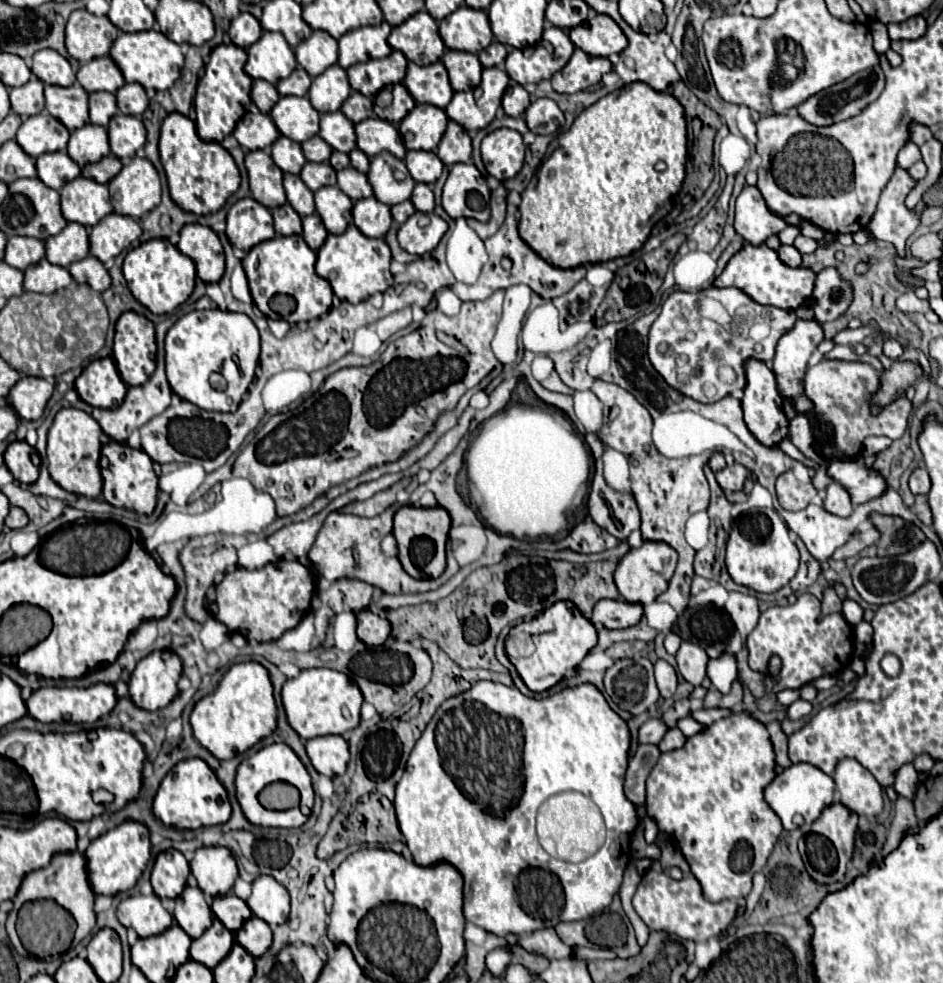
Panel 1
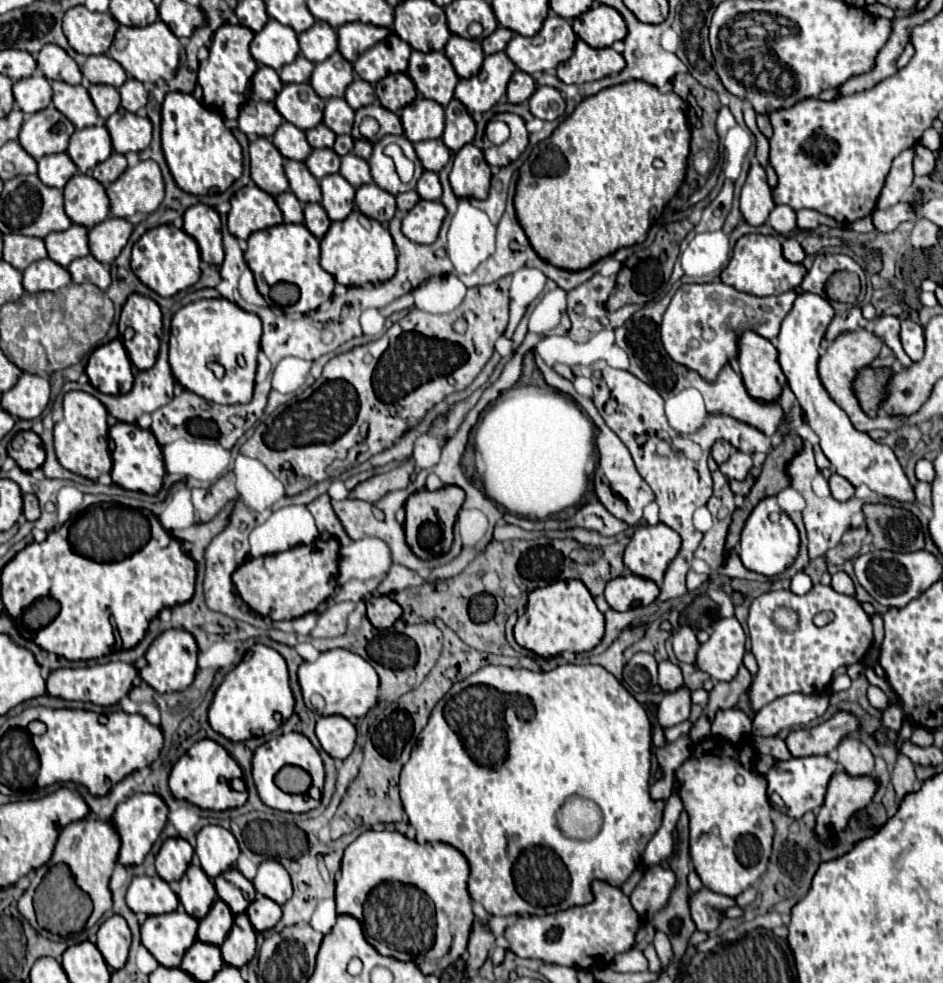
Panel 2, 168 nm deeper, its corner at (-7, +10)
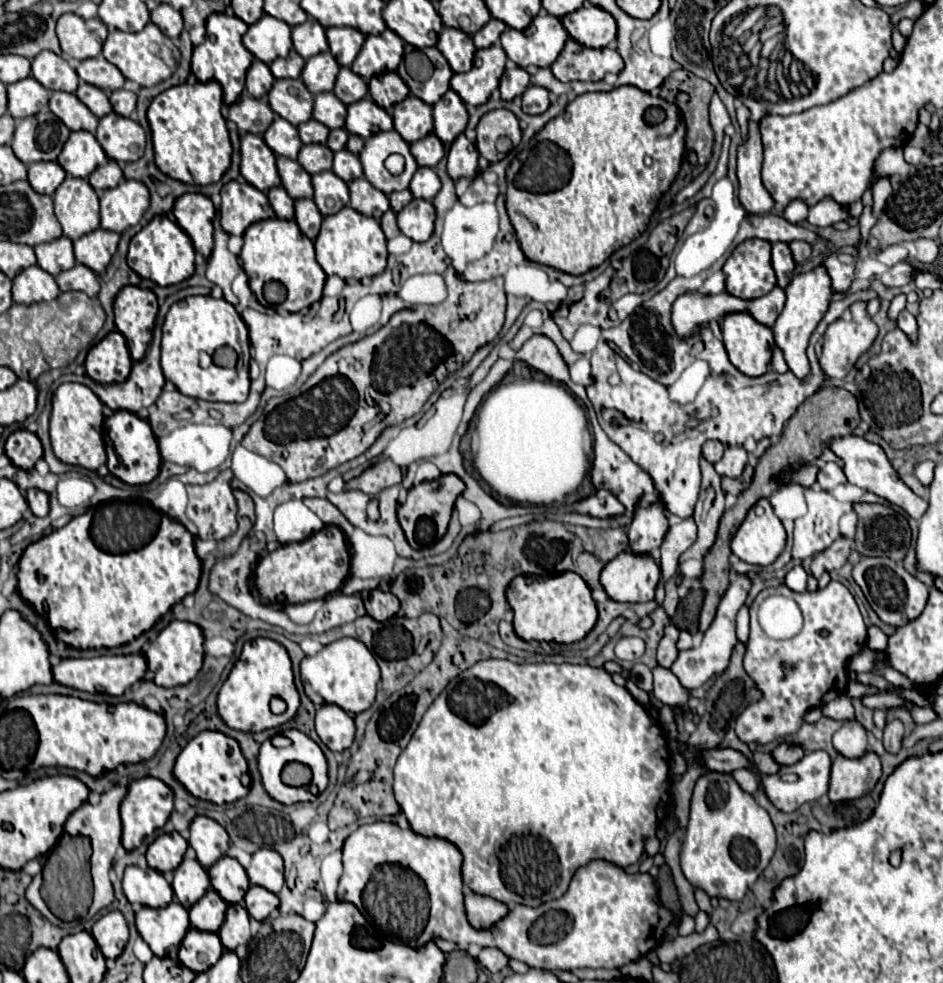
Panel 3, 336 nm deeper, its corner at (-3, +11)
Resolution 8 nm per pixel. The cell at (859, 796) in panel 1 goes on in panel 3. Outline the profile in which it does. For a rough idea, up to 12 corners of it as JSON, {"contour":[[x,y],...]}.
{"contour":[[847,720],[833,736],[833,746],[847,758],[867,752],[861,722]]}

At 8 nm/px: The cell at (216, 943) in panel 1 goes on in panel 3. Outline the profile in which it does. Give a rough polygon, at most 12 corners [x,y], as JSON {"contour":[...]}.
{"contour":[[213,888],[189,908],[197,930],[217,932],[227,902]]}

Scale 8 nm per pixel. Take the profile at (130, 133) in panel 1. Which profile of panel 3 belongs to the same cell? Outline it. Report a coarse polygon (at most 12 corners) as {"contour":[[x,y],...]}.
{"contour":[[115,112],[99,120],[95,138],[107,158],[135,162],[143,128]]}

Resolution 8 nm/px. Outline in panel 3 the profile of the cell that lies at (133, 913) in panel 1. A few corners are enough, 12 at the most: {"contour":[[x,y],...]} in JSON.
{"contour":[[127,866],[123,890],[131,904],[161,908],[171,884],[153,868]]}

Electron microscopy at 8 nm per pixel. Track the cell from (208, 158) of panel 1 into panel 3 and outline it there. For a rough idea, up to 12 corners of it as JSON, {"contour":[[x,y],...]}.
{"contour":[[215,80],[147,108],[157,168],[219,182],[231,142]]}

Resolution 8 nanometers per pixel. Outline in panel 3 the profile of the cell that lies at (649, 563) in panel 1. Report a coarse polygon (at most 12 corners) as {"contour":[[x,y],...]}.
{"contour":[[665,502],[637,504],[629,548],[649,554],[667,534]]}

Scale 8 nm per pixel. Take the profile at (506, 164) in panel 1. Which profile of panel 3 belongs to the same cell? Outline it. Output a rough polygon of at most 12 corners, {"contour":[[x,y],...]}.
{"contour":[[491,110],[477,124],[477,150],[499,162],[521,140],[513,112]]}

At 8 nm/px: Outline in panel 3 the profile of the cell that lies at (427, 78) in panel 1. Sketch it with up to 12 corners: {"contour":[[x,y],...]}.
{"contour":[[423,48],[435,72],[427,82],[401,76],[411,94],[433,106],[453,70],[437,48]]}

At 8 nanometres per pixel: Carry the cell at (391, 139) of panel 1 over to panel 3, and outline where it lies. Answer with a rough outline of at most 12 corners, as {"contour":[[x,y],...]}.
{"contour":[[371,98],[347,106],[345,128],[369,138],[393,130],[393,120]]}

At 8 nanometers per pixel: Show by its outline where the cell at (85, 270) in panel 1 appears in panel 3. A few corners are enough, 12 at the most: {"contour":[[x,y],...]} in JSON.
{"contour":[[75,264],[57,274],[61,292],[77,290],[93,298],[99,292],[97,276]]}

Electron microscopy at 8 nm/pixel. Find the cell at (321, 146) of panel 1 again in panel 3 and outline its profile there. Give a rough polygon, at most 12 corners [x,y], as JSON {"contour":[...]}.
{"contour":[[317,120],[297,126],[303,144],[325,144],[329,128]]}

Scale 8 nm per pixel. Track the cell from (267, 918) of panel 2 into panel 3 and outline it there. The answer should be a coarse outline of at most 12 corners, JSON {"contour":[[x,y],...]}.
{"contour":[[251,886],[243,902],[259,922],[279,908],[279,898],[267,888]]}

